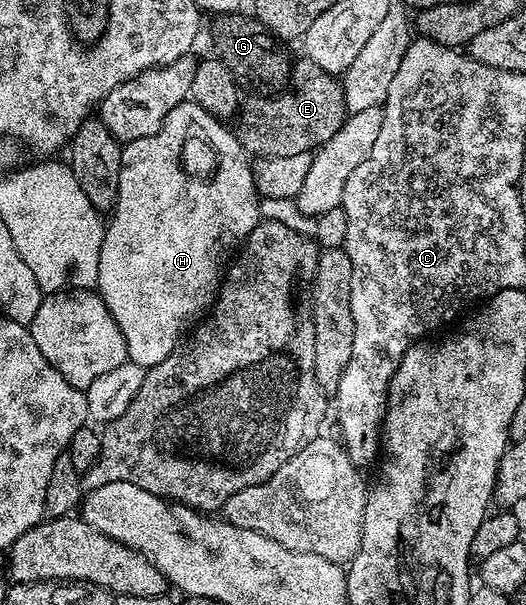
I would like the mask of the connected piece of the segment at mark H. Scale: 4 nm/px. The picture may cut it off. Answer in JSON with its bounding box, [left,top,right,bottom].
[96,101,260,369]

